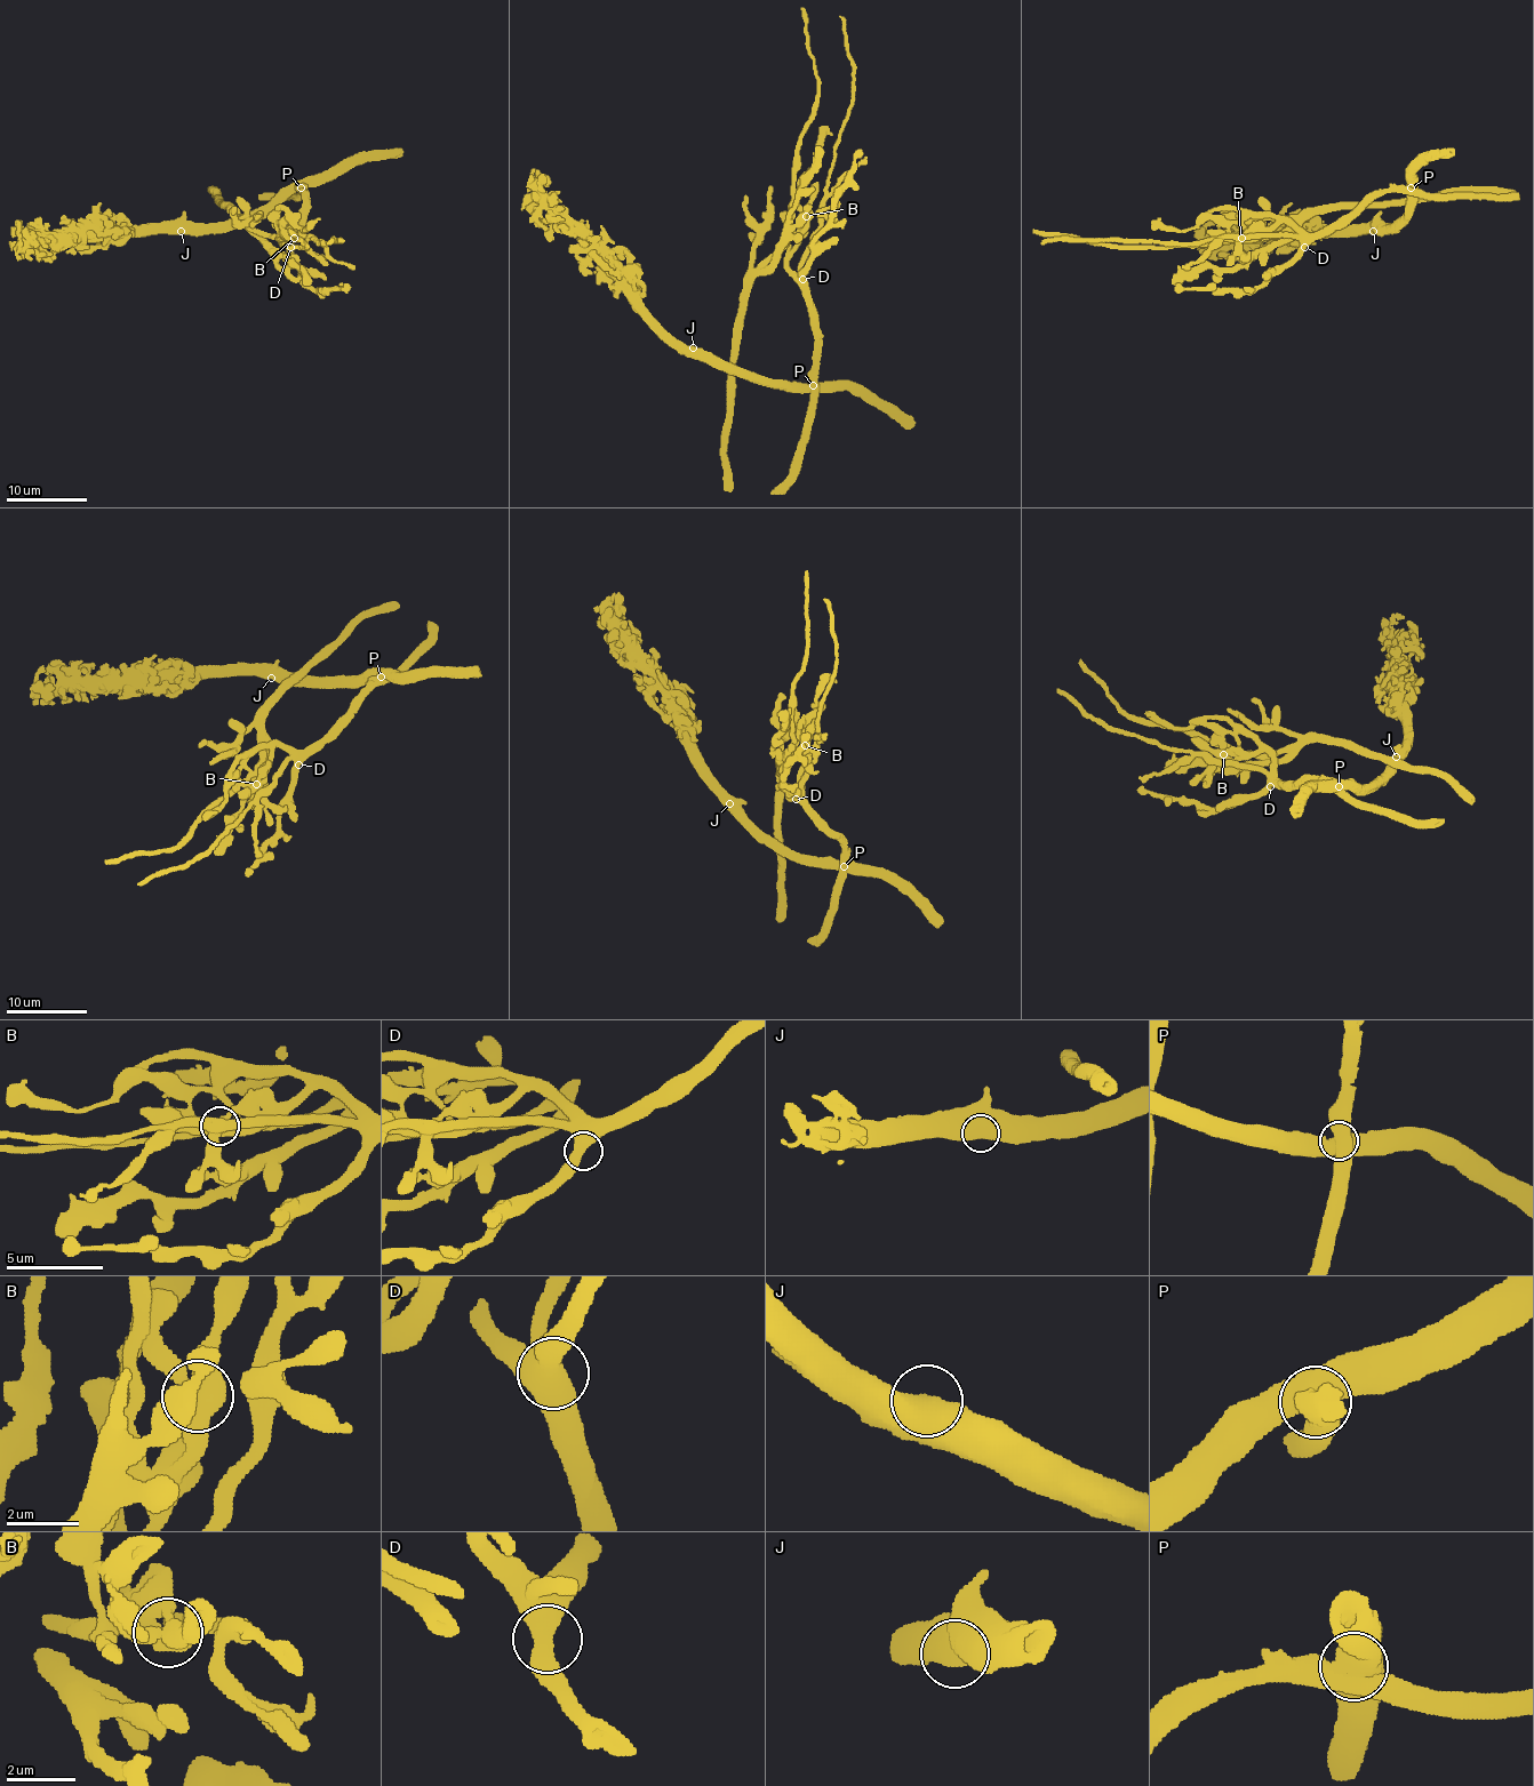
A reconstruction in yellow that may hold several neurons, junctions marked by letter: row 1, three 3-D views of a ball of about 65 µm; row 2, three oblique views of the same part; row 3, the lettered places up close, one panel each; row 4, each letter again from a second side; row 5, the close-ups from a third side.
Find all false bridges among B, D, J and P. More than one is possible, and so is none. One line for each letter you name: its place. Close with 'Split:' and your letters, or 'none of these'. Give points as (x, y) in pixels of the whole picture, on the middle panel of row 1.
B: (806, 216)
P: (813, 385)
Split: B, P

